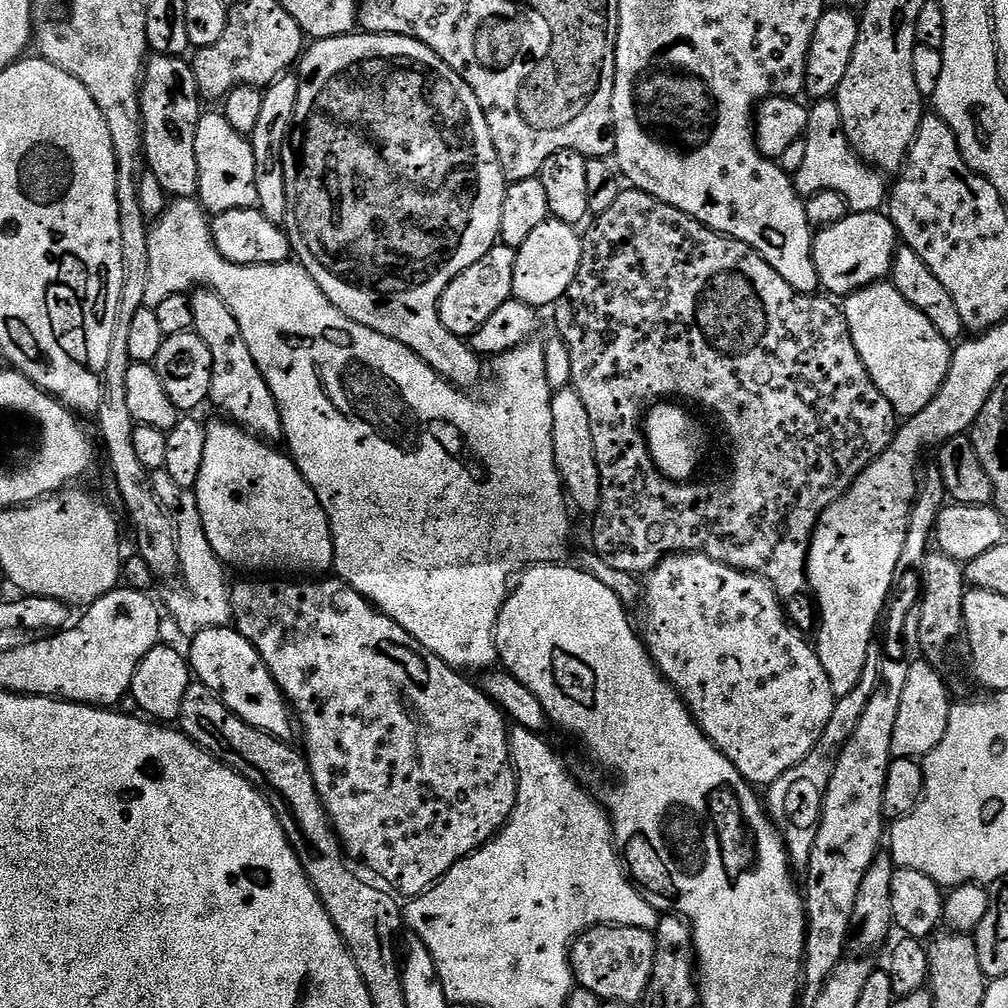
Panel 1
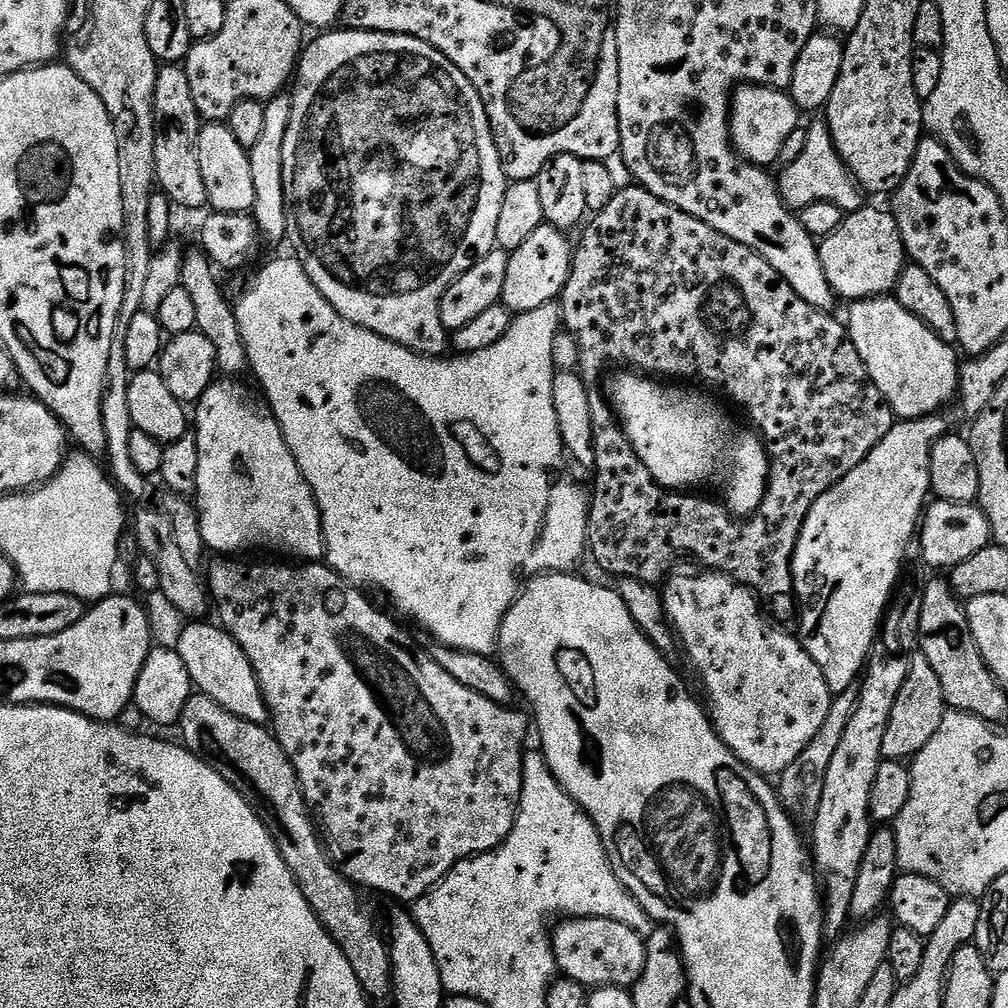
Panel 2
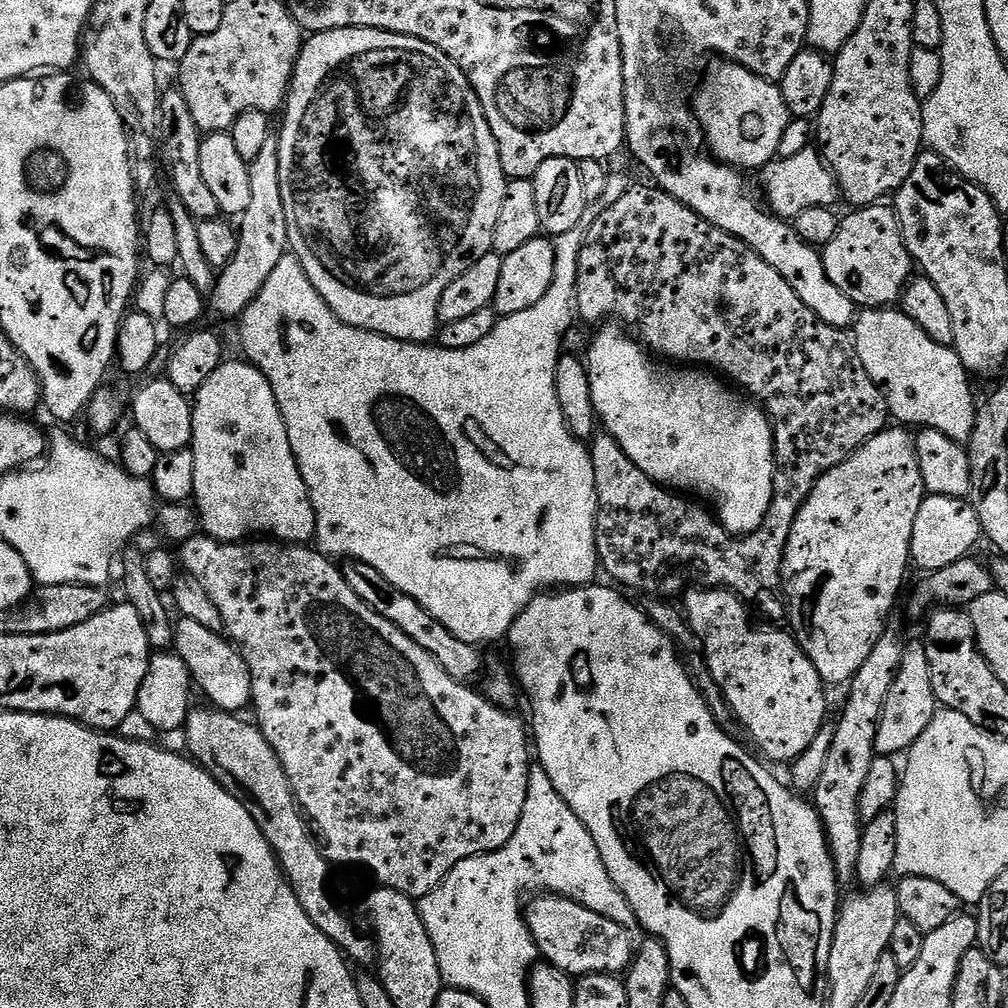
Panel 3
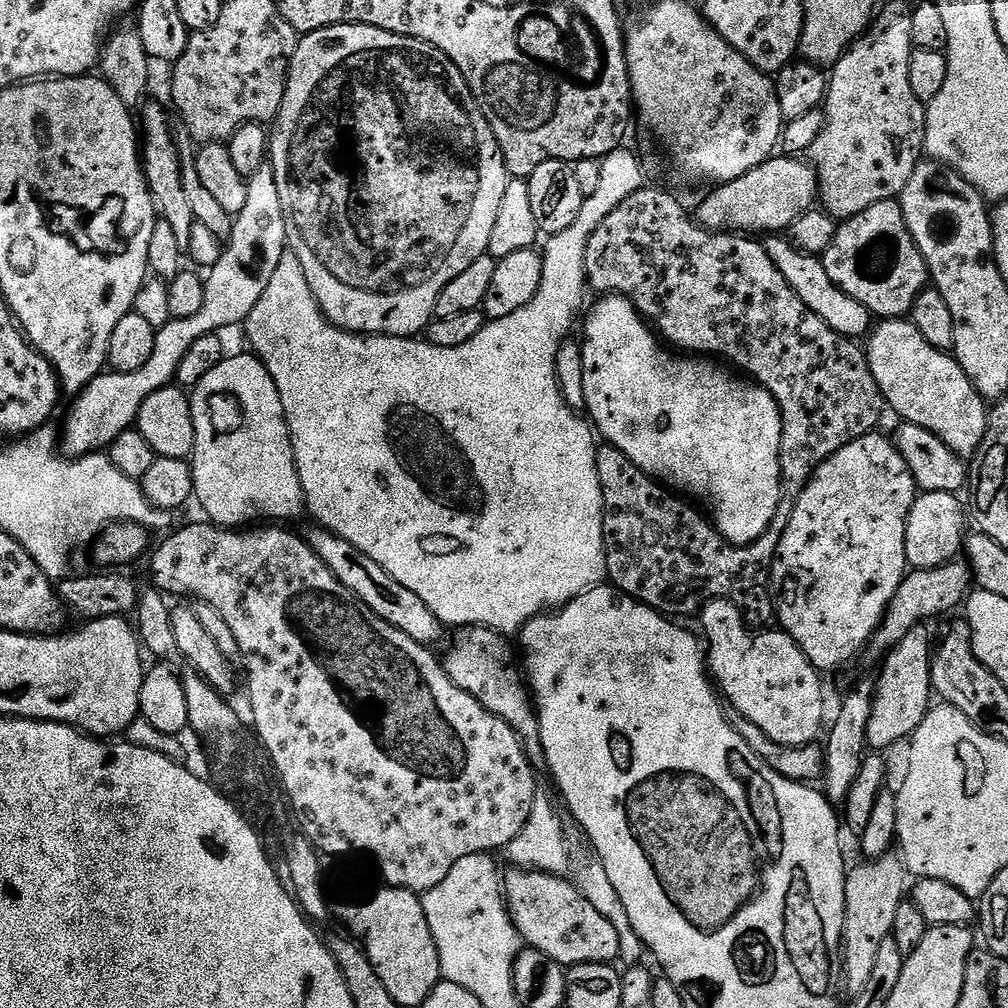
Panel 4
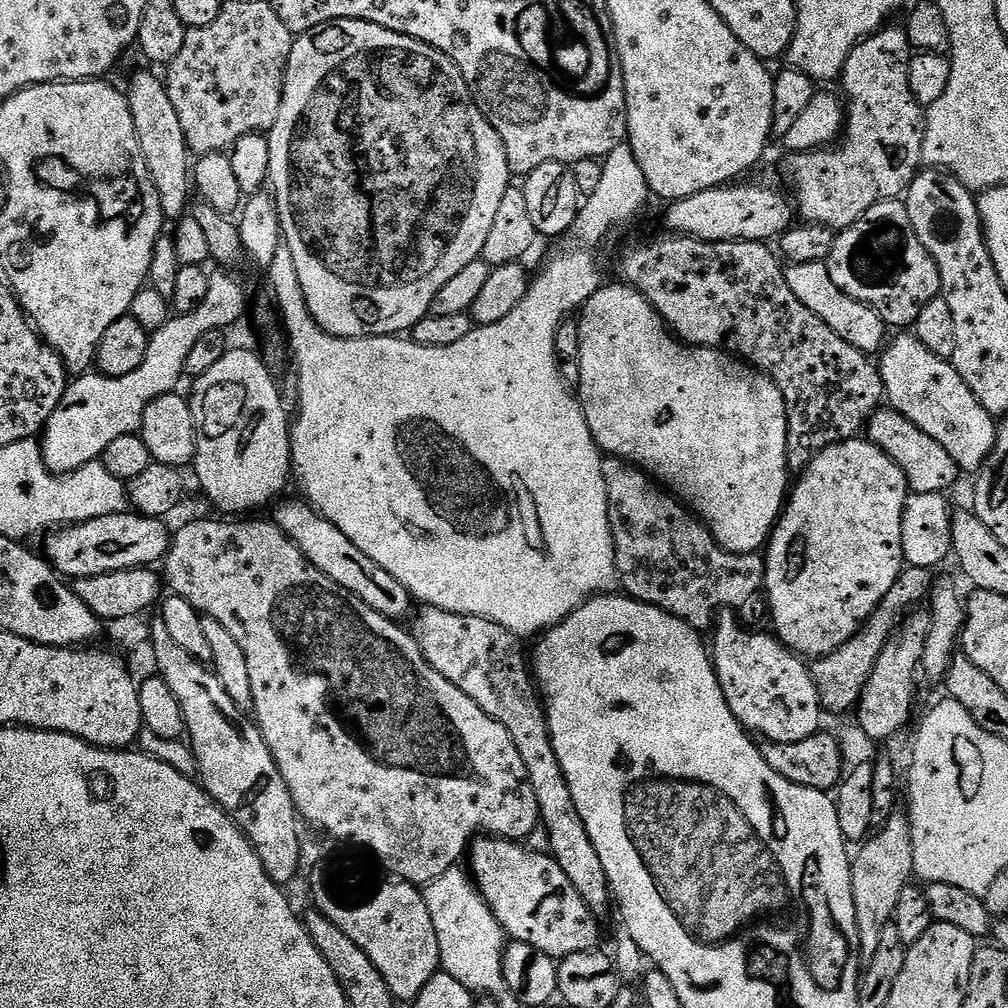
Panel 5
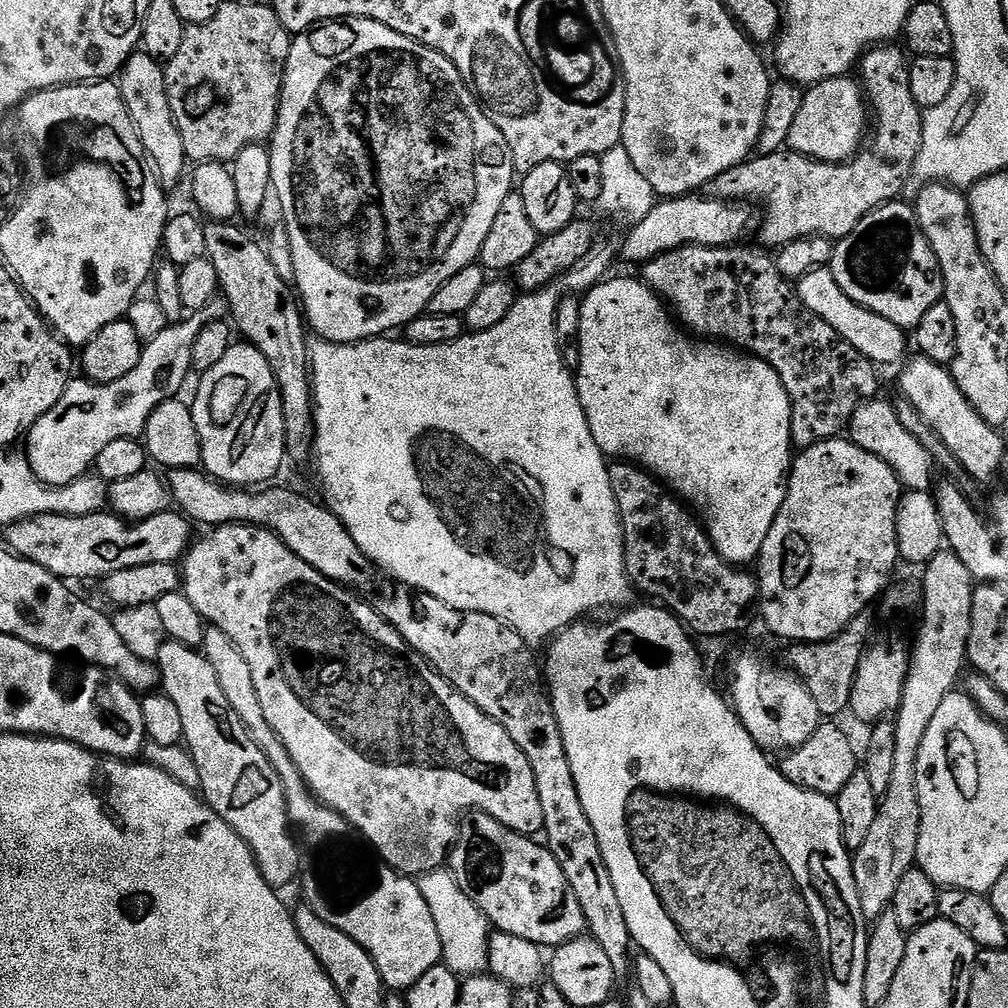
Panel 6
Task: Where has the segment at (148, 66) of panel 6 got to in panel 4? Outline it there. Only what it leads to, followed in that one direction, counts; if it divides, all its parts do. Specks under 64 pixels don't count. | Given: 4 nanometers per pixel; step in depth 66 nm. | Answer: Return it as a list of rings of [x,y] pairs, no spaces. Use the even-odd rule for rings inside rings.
[[[160,104],[143,105],[144,113],[138,116],[138,124],[142,129],[142,163],[144,177],[156,207],[156,215],[167,222],[178,238],[178,246],[185,250],[190,246],[190,230],[194,230],[196,219],[189,205],[186,189],[182,186],[182,166],[180,165],[180,151],[176,145],[174,127],[168,121],[168,112]]]

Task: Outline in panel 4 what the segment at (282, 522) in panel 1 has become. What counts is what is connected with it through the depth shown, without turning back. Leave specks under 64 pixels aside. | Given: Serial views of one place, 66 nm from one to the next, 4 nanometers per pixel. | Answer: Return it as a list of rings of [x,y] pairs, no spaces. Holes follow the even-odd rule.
[[[229,355],[221,364],[214,366],[214,370],[210,370],[210,374],[206,374],[206,378],[202,378],[202,382],[198,382],[196,388],[191,389],[190,399],[192,402],[192,417],[194,418],[194,434],[196,435],[196,445],[190,457],[192,491],[195,503],[200,503],[201,510],[208,515],[205,517],[211,523],[229,530],[240,530],[245,526],[255,525],[257,522],[288,522],[284,520],[296,520],[300,515],[303,517],[306,512],[304,491],[302,490],[302,482],[298,478],[298,466],[294,462],[292,439],[288,433],[288,423],[282,410],[282,398],[278,398],[278,390],[263,364],[259,362],[248,364],[248,360],[244,356]]]

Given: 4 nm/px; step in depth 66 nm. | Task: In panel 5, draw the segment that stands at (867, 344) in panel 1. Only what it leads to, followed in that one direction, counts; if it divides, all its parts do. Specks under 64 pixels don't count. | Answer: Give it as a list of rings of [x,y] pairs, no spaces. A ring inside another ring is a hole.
[[[896,334],[879,353],[878,367],[890,407],[914,422],[918,430],[930,434],[934,442],[939,442],[946,449],[946,454],[954,458],[961,473],[979,473],[994,450],[998,420],[982,410],[982,402],[978,402],[970,386],[962,382],[962,374],[954,370],[951,360],[930,354],[930,350],[926,350],[914,334]]]

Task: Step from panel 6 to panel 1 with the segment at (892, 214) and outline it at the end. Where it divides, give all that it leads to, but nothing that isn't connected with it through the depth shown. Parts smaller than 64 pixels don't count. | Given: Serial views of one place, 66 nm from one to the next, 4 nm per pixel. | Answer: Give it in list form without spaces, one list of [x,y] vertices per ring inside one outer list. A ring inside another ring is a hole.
[[[883,211],[854,212],[842,222],[834,222],[834,226],[819,229],[812,238],[819,287],[833,297],[847,298],[860,288],[883,281],[891,273],[897,247],[896,228]]]

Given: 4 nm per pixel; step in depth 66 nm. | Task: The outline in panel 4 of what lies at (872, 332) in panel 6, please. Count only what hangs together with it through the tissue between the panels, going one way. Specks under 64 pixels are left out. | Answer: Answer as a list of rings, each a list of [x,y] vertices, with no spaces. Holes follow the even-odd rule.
[[[768,238],[763,241],[763,246],[770,254],[774,266],[778,266],[782,278],[790,282],[794,294],[798,294],[798,298],[802,298],[804,305],[814,310],[814,314],[818,314],[818,318],[822,318],[822,322],[826,322],[830,330],[849,338],[864,338],[869,335],[874,324],[872,313],[866,306],[862,306],[862,302],[850,298],[850,294],[843,292],[833,282],[830,274],[826,274],[824,262],[820,256],[810,256],[807,252],[798,251],[787,238]]]

